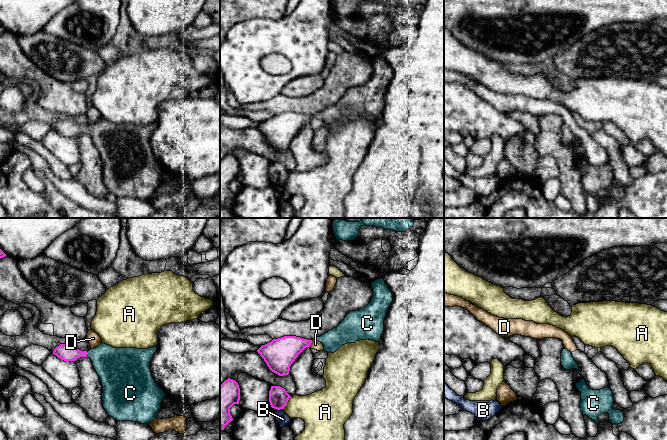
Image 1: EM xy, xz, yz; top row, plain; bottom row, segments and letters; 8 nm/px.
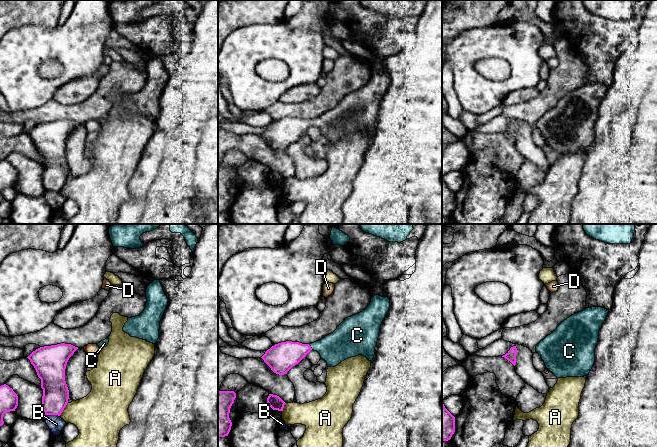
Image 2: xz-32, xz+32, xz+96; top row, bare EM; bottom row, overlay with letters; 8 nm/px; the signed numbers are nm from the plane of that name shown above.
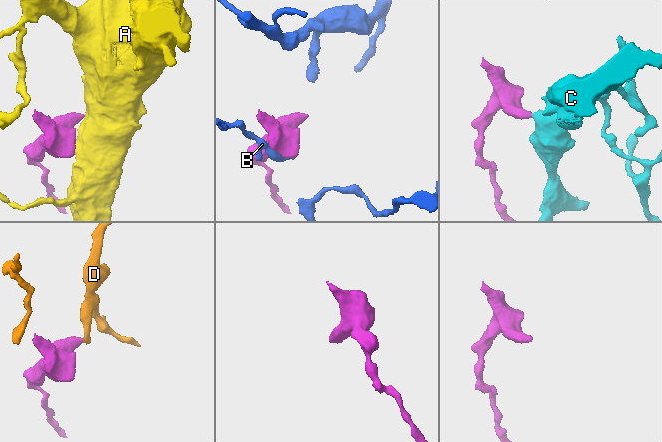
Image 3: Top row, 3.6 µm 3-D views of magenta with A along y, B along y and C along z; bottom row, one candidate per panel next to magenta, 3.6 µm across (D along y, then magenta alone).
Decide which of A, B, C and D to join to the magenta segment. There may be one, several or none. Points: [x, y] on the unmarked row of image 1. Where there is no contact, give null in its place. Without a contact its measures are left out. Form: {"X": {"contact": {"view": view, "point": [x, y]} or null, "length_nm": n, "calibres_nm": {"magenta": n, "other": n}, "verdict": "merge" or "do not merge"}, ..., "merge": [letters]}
{"A": {"contact": {"view": "xz", "point": [286, 179]}, "length_nm": 120, "calibres_nm": {"magenta": 160, "other": 260}, "verdict": "do not merge"}, "B": {"contact": {"view": "xz", "point": [279, 185]}, "length_nm": 50, "calibres_nm": {"magenta": 160, "other": 100}, "verdict": "do not merge"}, "C": {"contact": {"view": "xy", "point": [86, 130]}, "length_nm": 40, "calibres_nm": {"magenta": 140, "other": 300}, "verdict": "merge"}, "D": {"contact": {"view": "xz", "point": [311, 118]}, "length_nm": 60, "calibres_nm": {"magenta": 240, "other": 70}, "verdict": "do not merge"}, "merge": ["C"]}

